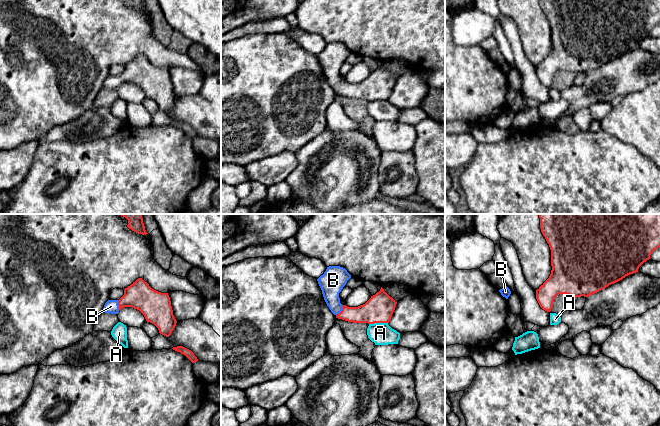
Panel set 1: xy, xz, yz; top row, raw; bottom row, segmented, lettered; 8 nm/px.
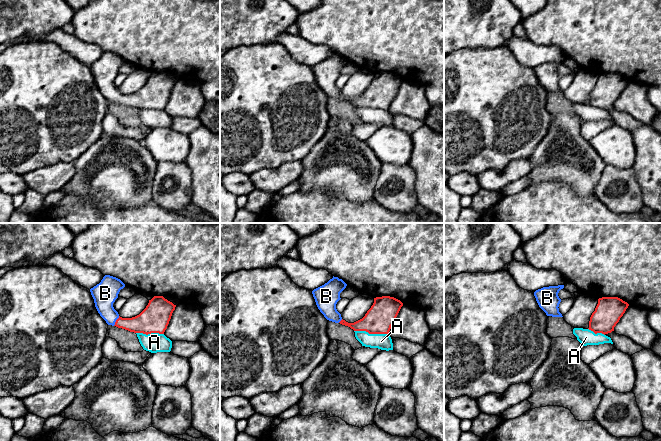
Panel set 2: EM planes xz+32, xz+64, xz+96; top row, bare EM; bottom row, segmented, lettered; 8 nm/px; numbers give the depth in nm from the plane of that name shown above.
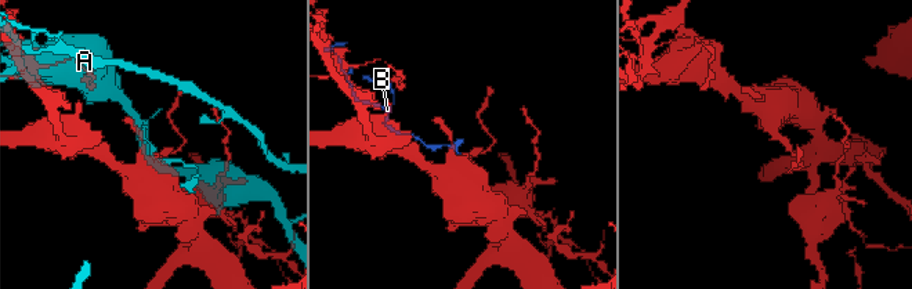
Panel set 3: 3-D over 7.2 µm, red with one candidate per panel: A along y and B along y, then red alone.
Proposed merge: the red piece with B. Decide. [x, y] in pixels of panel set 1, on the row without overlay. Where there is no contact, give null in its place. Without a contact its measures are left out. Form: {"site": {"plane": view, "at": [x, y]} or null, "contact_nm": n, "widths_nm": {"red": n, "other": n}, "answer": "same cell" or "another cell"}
{"site": {"plane": "xz", "at": [342, 86]}, "contact_nm": 100, "widths_nm": {"red": 190, "other": 190}, "answer": "same cell"}

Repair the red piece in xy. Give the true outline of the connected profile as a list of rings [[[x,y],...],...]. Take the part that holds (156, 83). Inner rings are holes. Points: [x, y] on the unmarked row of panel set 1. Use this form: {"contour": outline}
{"contour": [[[138,54],[124,65],[124,71],[119,76],[108,76],[103,88],[117,90],[124,83],[139,86],[147,98],[154,100],[159,109],[169,113],[176,102],[171,77],[168,69],[152,65],[142,54]]]}

